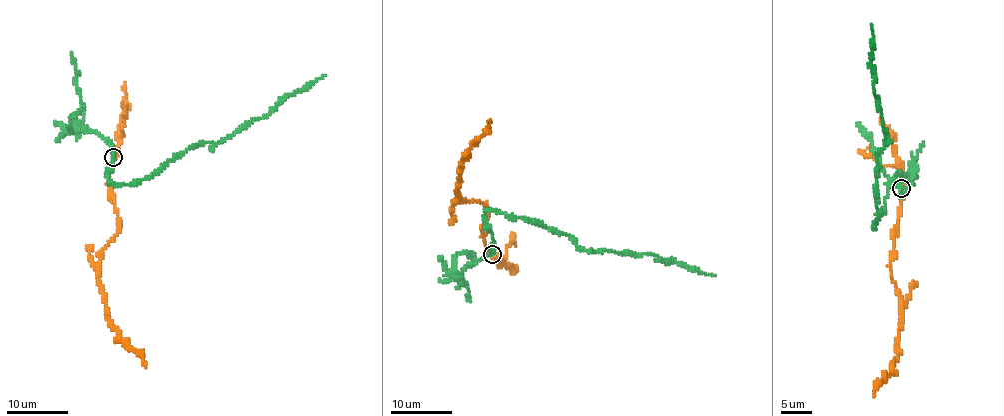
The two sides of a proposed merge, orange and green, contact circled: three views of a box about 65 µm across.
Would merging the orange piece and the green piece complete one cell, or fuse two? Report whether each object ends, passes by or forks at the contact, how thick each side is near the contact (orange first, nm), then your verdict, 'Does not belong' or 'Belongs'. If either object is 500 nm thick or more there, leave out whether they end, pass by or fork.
At the ring orange passes by. At the ring green ends. Thickness 380 nm (orange) against 240 nm. Does not belong

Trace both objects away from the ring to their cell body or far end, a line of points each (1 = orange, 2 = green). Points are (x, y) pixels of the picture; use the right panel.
1: (901, 188), (890, 279), (900, 297), (898, 357), (892, 374), (875, 386), (873, 395)
2: (901, 188), (887, 188), (884, 211), (875, 227), (876, 161), (886, 143), (887, 134), (873, 89), (870, 23)

